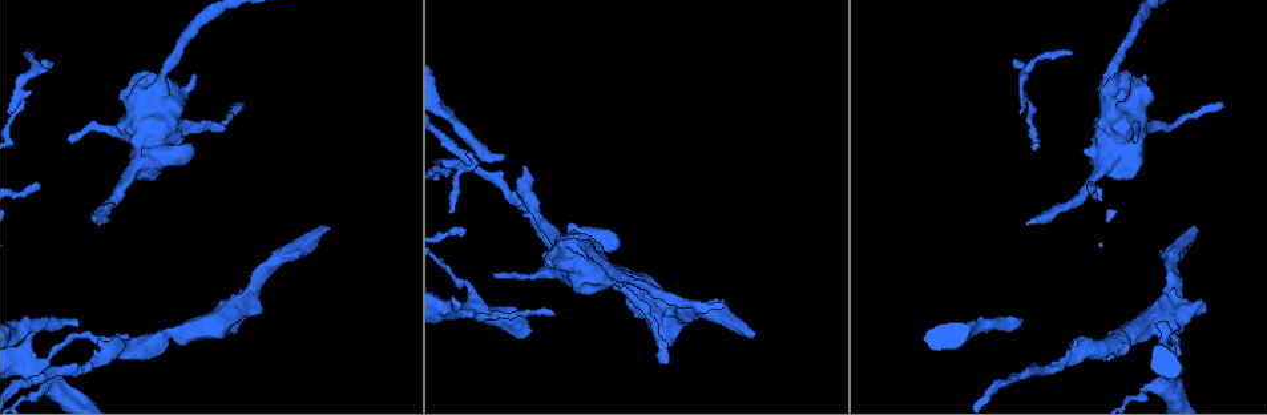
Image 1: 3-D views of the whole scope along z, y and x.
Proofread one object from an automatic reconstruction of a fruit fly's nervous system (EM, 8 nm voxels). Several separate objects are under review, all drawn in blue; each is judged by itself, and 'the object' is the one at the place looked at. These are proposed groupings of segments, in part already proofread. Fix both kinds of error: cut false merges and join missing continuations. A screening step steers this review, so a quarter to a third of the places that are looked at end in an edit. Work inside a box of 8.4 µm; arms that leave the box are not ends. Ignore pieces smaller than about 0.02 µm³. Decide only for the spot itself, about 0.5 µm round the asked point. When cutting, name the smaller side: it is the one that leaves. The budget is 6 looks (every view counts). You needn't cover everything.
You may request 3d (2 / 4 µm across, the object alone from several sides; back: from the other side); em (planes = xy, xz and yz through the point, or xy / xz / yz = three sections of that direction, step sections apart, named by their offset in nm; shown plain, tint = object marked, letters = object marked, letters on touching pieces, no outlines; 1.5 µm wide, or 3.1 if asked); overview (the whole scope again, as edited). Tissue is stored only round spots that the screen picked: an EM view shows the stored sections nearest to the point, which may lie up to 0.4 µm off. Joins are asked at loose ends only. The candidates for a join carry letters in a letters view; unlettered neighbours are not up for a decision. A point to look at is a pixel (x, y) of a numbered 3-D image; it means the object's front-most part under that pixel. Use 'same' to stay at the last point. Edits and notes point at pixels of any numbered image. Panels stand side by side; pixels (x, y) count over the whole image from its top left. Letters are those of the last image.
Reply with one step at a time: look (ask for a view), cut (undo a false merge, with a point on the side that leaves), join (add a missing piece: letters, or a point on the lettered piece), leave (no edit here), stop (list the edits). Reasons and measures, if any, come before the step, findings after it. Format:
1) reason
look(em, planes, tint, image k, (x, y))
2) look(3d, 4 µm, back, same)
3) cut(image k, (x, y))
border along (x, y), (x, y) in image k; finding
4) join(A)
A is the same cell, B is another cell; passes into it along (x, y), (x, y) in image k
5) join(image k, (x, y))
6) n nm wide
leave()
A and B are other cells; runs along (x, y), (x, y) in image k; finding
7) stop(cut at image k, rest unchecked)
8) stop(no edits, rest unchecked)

long arm stops here
look(em, planes, letters, image 1, (76, 324))

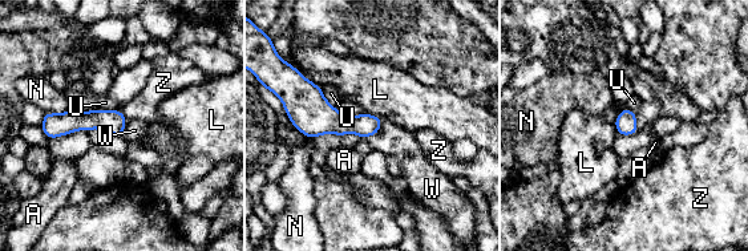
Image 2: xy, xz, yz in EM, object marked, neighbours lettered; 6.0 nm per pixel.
join(W)
W is the same cell, A, L, N, U and Z are other cells; the neuron continues

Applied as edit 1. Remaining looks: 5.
look(3d, 4 µm, image 1, (587, 247))

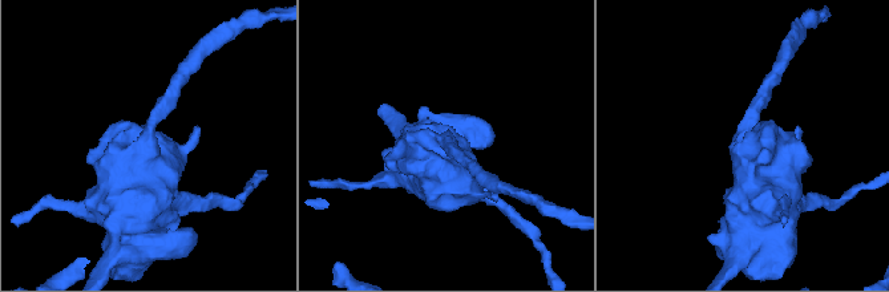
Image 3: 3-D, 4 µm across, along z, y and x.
3 arms; arms of 180, 460, 700 nm
look(em, yz, step 4, plain, image 3, (740, 136))

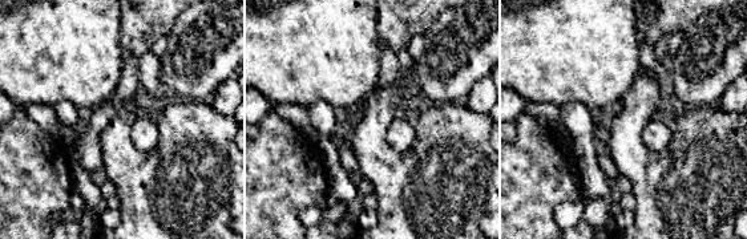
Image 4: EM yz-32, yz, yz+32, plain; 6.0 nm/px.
look(em, yz, step 4, letters, same)

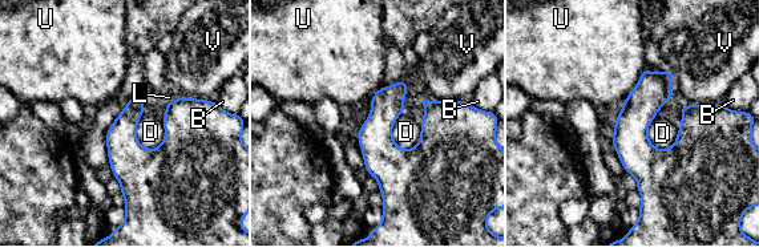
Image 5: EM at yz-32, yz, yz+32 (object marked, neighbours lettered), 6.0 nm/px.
190 nm wide
leave()
B, D, L, U and V are other cells; border along (144, 112), (136, 138), (152, 150) in image 5; all the same neuron

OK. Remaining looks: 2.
free end
look(3d, 4 µm, image 1, (753, 333))

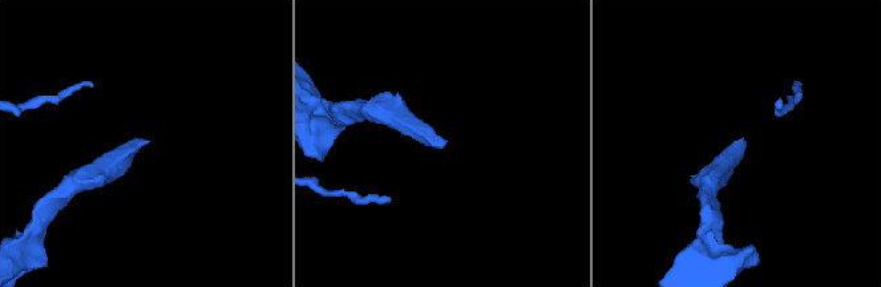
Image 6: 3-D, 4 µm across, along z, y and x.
need the tissue
look(em, planes, letters, image 6, (141, 140))

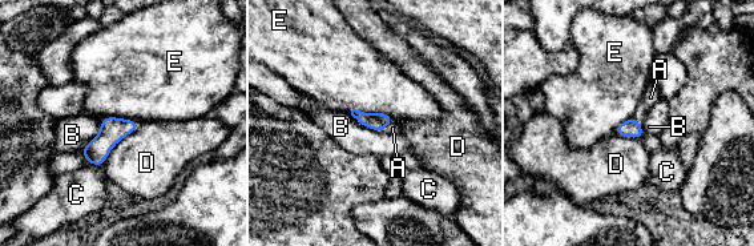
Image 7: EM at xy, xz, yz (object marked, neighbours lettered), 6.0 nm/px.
join(A)
A is the same cell, B, C, D and E are other cells; it goes on there

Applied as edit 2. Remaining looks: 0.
stop(join at image 2, join at image 7, rest unchecked)

